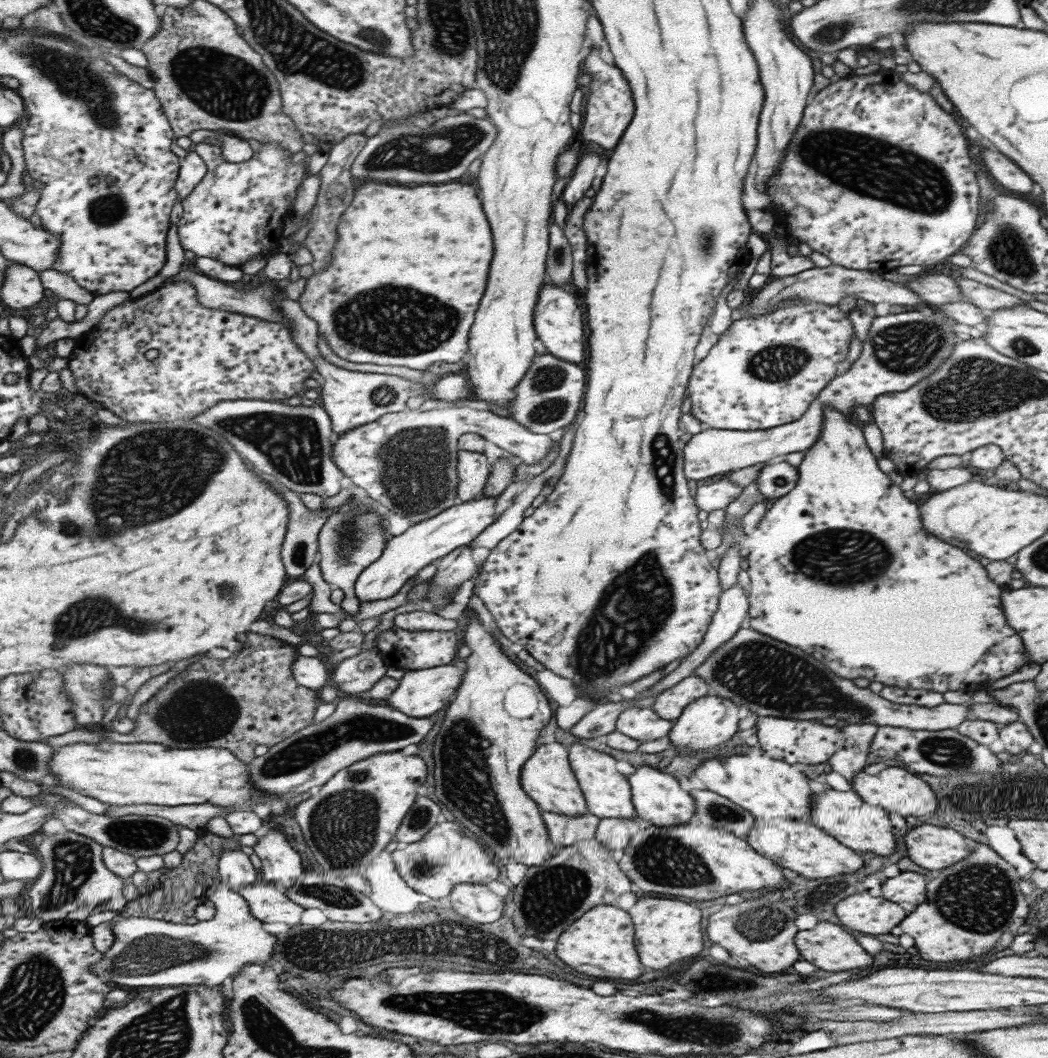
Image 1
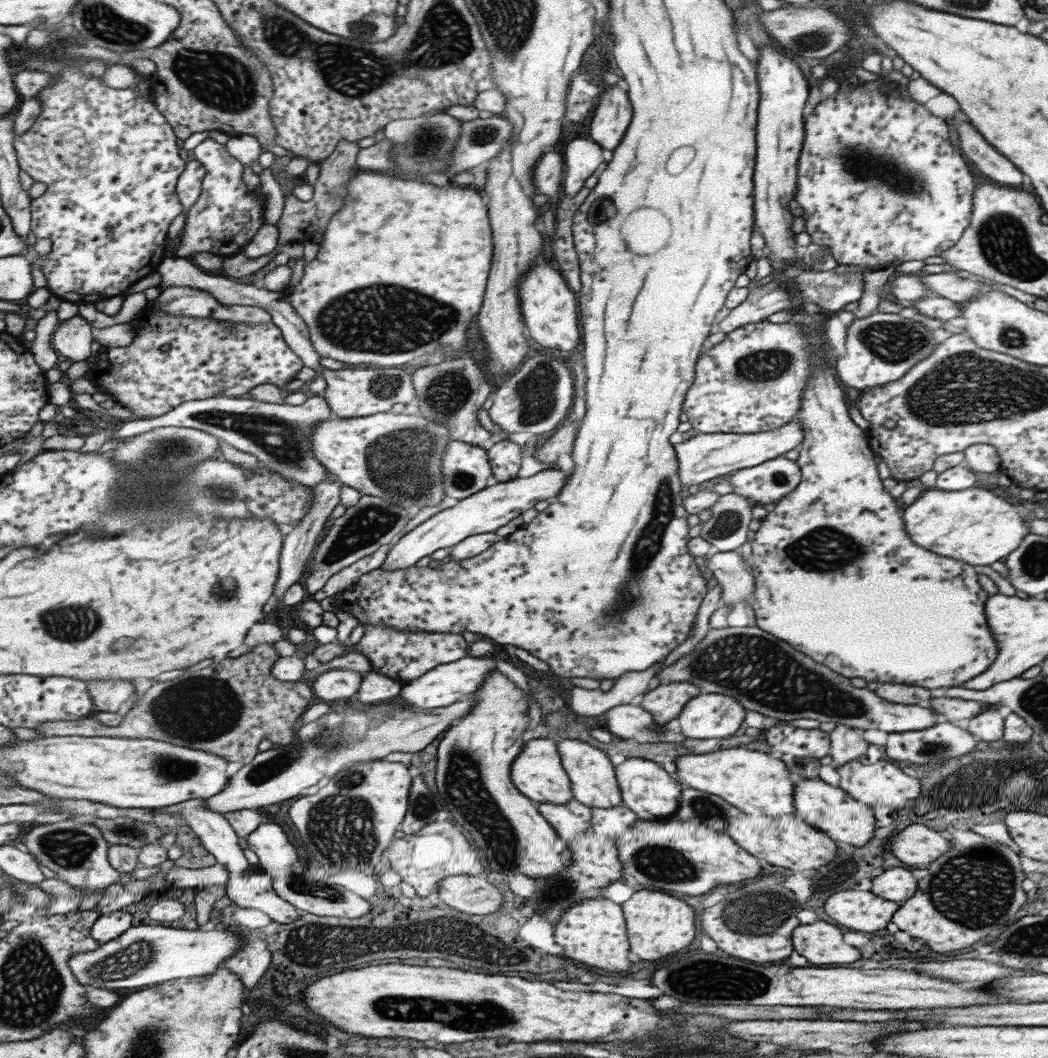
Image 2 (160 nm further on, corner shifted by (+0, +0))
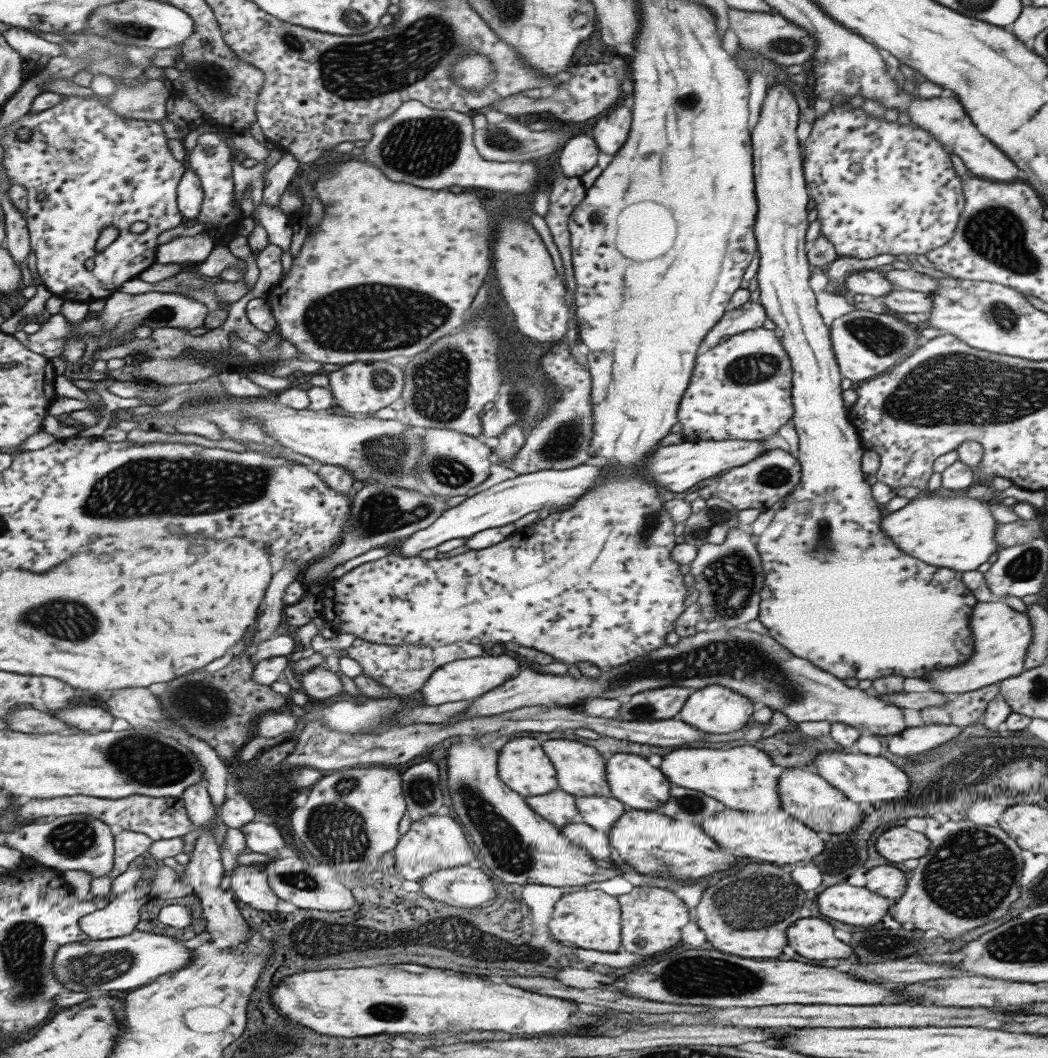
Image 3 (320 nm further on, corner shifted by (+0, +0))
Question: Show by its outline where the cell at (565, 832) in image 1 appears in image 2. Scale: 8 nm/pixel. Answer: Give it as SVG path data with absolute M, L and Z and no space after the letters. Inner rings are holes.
M575 799L568 800L565 804L534 804L538 813L566 843L589 830L590 808Z

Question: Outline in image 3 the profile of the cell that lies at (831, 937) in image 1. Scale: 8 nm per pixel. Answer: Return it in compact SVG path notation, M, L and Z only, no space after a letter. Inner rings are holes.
M799 918L787 928L787 944L809 960L847 958L851 948L833 936L833 928L819 918Z

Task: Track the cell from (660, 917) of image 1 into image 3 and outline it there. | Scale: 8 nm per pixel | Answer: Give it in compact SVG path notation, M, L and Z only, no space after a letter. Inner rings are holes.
M633 887L627 894L617 895L621 916L621 946L627 952L649 955L673 946L679 930L687 924L685 903L671 891L655 887Z

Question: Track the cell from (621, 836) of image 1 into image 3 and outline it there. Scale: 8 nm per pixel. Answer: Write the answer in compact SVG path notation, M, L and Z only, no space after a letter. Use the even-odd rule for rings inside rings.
M579 796L574 803L579 820L602 833L606 833L627 810L618 800L605 796Z

